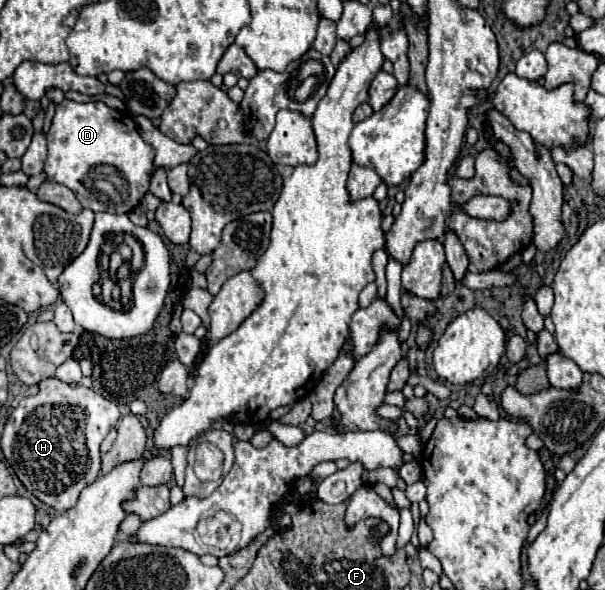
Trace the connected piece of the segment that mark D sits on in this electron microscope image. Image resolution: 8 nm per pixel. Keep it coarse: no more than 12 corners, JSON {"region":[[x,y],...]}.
{"region":[[64,99],[48,181],[94,213],[128,213],[154,149],[130,113]]}

